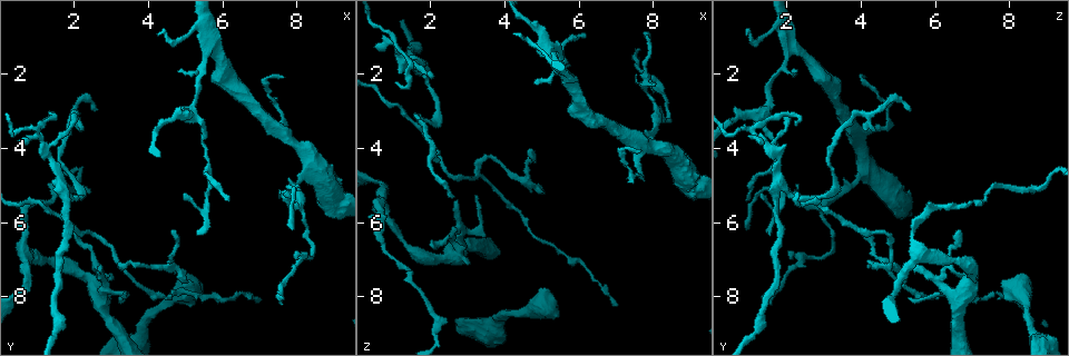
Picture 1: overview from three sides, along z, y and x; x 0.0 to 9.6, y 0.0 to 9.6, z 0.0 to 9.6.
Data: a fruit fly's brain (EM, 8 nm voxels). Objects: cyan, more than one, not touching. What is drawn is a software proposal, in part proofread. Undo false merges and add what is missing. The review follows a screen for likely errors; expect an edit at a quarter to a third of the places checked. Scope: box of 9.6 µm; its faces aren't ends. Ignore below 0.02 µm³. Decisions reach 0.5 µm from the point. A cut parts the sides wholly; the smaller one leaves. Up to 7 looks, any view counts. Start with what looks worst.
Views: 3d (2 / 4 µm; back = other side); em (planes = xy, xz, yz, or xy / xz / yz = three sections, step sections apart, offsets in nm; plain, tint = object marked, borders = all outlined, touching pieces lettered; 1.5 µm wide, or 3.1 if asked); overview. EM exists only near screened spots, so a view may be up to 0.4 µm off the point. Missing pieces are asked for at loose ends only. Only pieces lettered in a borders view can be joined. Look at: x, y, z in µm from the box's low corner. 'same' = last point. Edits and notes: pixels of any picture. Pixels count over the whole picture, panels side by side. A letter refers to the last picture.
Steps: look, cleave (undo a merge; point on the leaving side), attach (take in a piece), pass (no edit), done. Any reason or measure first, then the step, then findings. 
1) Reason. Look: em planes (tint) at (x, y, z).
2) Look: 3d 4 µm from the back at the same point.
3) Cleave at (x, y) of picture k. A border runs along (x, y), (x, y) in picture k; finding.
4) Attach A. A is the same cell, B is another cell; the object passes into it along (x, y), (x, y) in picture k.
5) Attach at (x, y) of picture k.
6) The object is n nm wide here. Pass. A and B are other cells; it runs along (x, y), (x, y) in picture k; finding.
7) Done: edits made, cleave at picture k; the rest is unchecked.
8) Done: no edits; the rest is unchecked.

Tapers out. Look: em yz step 8 (borders) at (2.55, 3.05, 5.30).

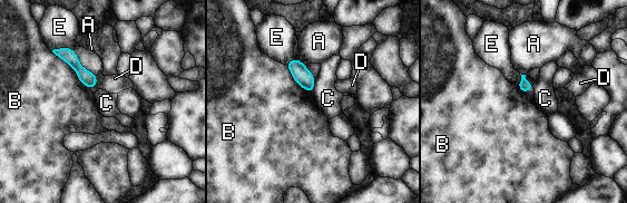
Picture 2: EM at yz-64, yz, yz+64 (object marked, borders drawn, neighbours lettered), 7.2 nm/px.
The object is 90 nm wide here. Pass. A, B, C, D and E are other cells; it runs along (57, 51), (62, 52), (92, 84) in picture 2; no lettered piece goes on from it.

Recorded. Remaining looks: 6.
Thin end. Look: em planes (borders) at (4.30, 0.90, 0.90).

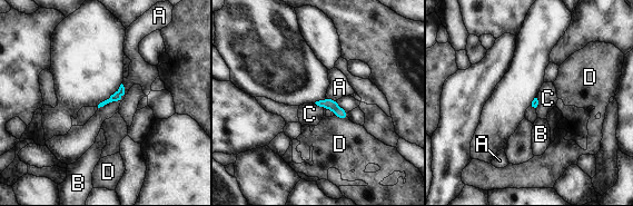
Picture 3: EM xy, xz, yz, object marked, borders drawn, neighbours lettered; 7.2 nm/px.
Pass. A, B, C and D are other cells; a border runs along (315, 102), (323, 109) in picture 3; none of them fits.

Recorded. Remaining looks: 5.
Sharp bend. Look: 3d 4 µm at (7.65, 3.40, 4.75).

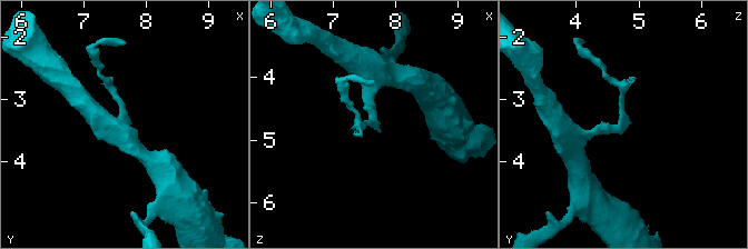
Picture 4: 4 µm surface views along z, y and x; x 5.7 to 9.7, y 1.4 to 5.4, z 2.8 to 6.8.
Look: em planes (borders) at (7.60, 3.40, 4.70).

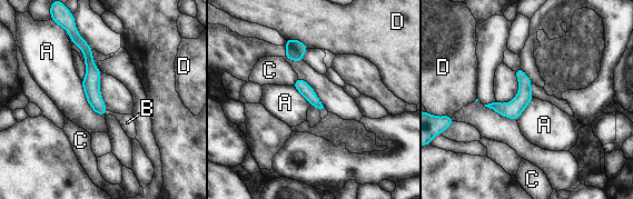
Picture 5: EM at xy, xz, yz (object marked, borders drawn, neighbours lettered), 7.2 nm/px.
Pass. A, B, C and D are other cells; it runs along (72, 35), (87, 51), (91, 91), (102, 112) in picture 5; one cell here.

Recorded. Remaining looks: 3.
Done: no edits; the rest is unchecked.

